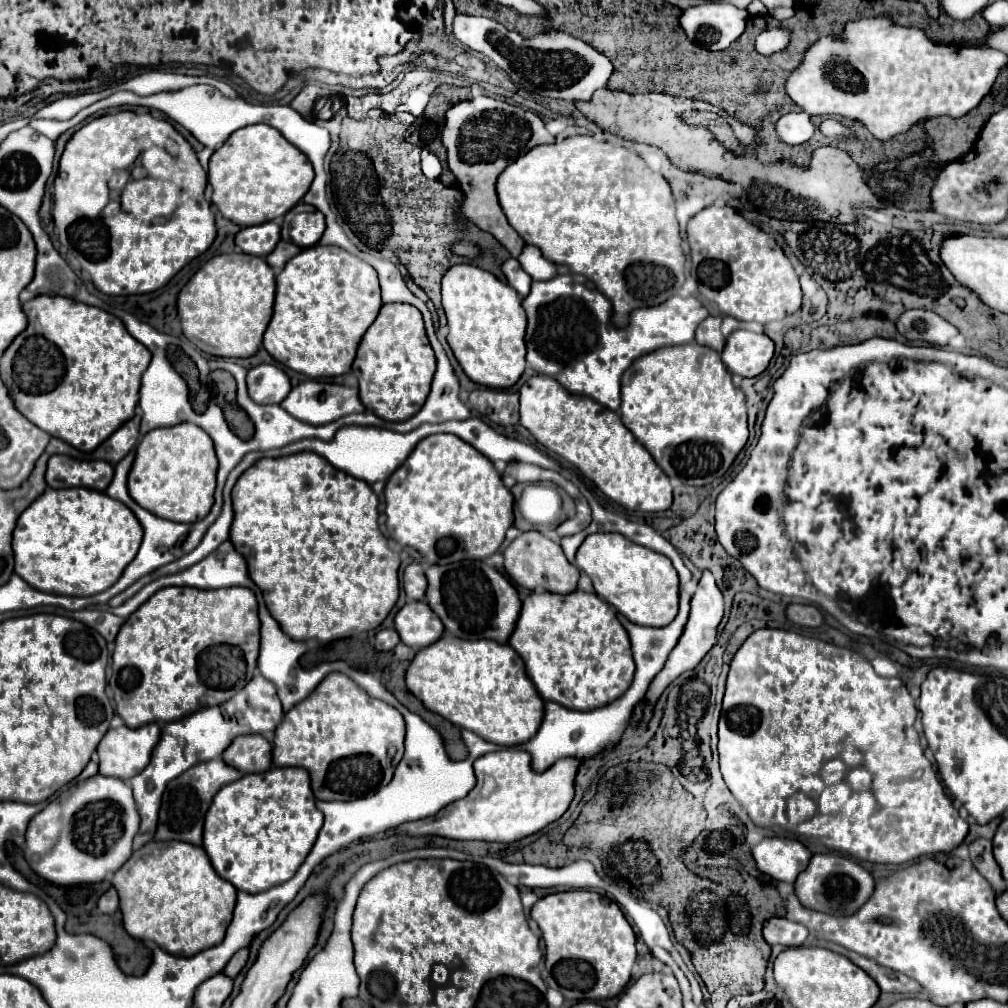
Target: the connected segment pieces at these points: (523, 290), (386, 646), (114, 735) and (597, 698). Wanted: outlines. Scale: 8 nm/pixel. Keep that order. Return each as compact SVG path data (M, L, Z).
M510 258L510 260L506 260L504 264L502 264L502 272L506 274L506 278L508 278L508 284L524 298L524 296L528 296L528 292L530 292L530 282L532 282L532 278L522 270L522 266L520 266L520 262L516 260L516 258Z
M384 628L374 636L374 648L384 652L384 650L394 650L396 644L400 644L400 636L394 628Z
M116 713L110 721L110 728L102 742L98 744L98 756L100 756L100 774L114 776L120 780L130 780L136 774L140 774L148 762L154 746L160 740L160 726L158 724L146 724L142 728L128 728L123 719Z
M576 590L566 596L550 592L540 594L532 592L524 600L520 618L516 622L516 630L510 636L510 646L524 660L526 672L532 678L542 700L552 700L572 710L594 710L606 706L608 702L614 702L630 688L634 678L634 658L630 638L624 626L618 622L614 608L608 606L608 602L604 602L602 598L598 598L594 592Z

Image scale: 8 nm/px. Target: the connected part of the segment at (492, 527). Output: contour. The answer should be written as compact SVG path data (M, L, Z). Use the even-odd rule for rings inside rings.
M434 434L424 438L404 464L386 482L386 526L390 536L420 564L448 564L454 554L466 550L468 558L488 558L504 542L506 530L514 522L514 496L504 486L494 464L468 442L452 434Z

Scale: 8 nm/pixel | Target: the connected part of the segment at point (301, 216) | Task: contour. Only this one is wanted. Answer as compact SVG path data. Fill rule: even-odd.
M300 202L284 218L282 240L292 240L296 246L308 248L320 240L324 228L324 214L320 214L314 206Z

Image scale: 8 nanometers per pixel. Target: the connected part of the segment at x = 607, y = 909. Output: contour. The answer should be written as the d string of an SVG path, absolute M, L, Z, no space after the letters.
M592 890L558 892L540 898L530 916L540 926L542 938L546 942L546 970L550 974L546 984L550 988L562 992L566 1000L608 1000L616 998L626 988L630 970L636 962L636 936L614 900L608 900Z

